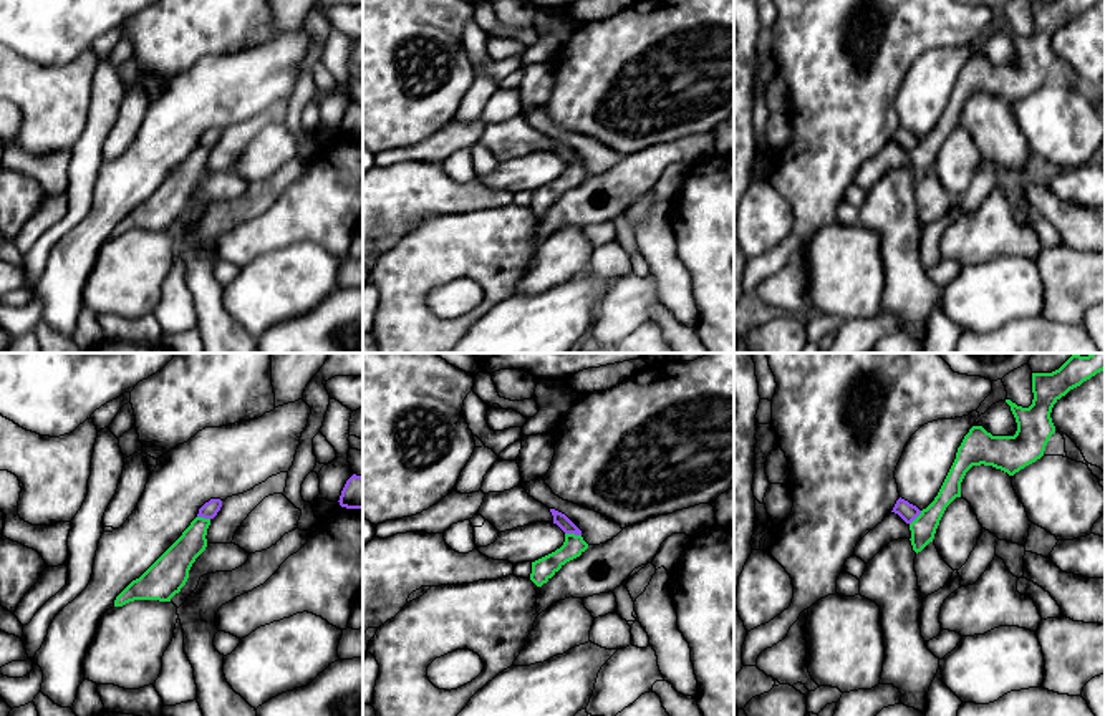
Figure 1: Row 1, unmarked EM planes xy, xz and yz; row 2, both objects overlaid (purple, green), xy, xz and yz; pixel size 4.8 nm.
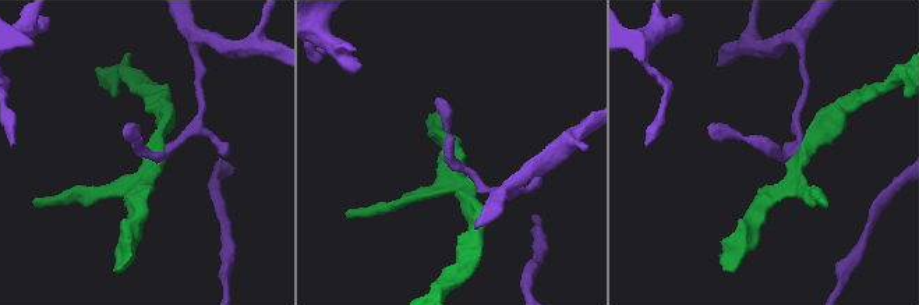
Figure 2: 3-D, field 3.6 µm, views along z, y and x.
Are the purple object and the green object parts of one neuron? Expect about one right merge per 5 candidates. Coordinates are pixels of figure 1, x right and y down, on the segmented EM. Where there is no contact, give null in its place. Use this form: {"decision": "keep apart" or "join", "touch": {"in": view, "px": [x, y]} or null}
{"decision": "keep apart", "touch": {"in": "xz", "px": [574, 532]}}

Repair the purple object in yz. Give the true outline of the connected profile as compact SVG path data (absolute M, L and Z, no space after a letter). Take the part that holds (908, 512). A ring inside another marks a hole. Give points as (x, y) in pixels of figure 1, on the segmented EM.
M901 497L896 501L891 512L898 514L906 524L911 524L921 514L916 506Z

